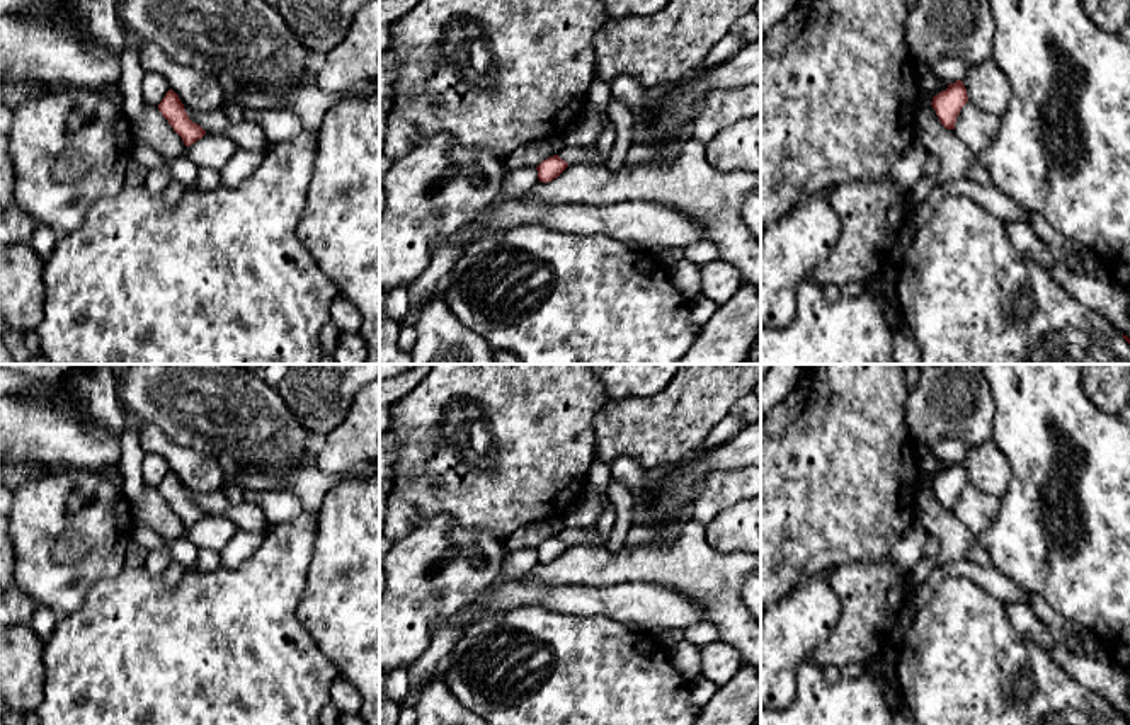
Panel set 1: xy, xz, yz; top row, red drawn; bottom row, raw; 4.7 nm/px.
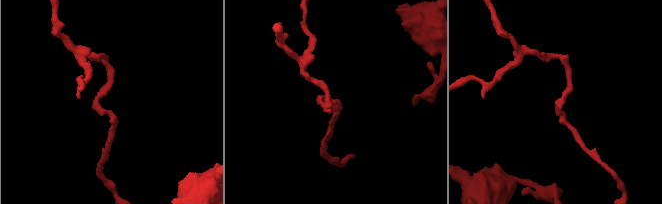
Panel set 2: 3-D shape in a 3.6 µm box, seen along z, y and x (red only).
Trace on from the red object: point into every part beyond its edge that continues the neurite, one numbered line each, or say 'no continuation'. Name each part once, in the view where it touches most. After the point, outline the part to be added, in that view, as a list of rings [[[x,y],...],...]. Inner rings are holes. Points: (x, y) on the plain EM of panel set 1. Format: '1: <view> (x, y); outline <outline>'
no continuation

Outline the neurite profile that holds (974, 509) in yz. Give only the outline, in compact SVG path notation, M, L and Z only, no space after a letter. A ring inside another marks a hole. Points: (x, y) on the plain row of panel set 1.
M967 483L955 504L955 516L975 536L985 531L994 521L999 509L999 499L977 490Z

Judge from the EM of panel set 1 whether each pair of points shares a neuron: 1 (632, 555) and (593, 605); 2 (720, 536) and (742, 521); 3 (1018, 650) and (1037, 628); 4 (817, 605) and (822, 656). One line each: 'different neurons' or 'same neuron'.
1: different neurons
2: same neuron
3: different neurons
4: different neurons

